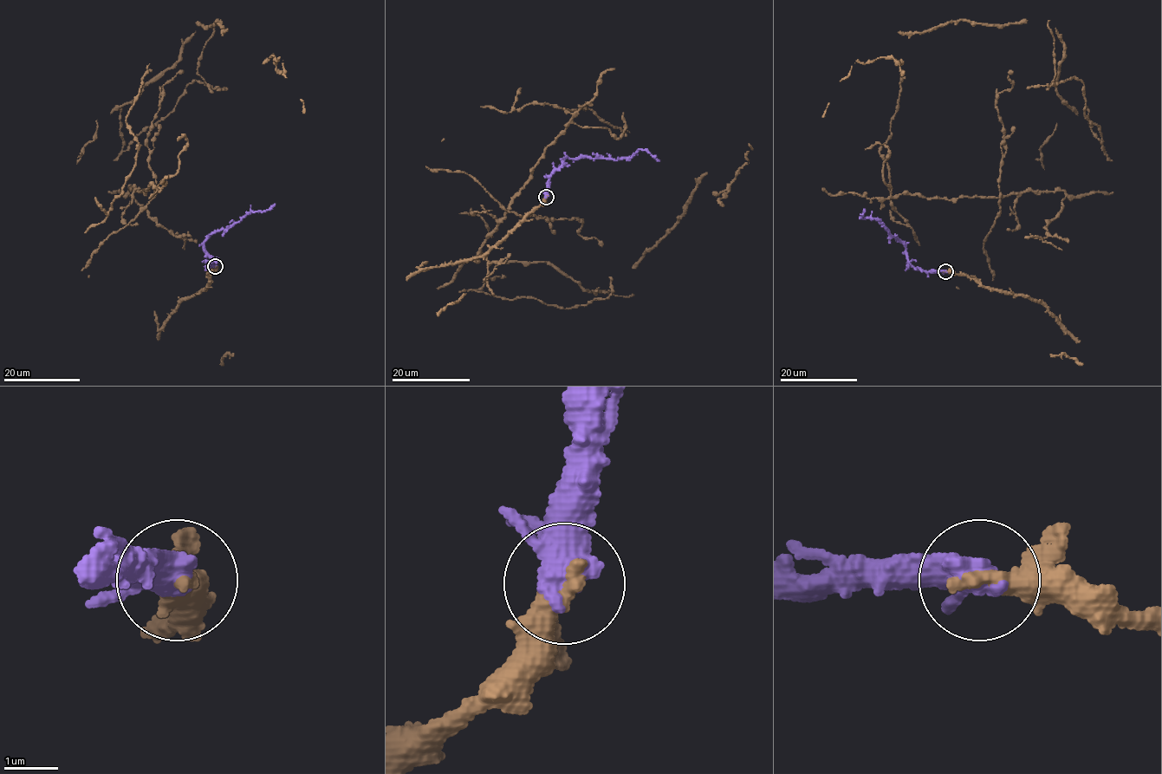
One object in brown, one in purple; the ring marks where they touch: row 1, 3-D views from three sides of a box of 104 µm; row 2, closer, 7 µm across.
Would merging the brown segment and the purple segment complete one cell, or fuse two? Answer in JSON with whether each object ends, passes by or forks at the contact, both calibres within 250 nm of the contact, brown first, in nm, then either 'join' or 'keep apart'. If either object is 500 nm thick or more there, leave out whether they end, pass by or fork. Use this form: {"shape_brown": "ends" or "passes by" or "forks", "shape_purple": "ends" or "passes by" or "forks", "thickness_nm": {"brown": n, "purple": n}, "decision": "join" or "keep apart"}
{"shape_brown": "ends", "shape_purple": "passes by", "thickness_nm": {"brown": 440, "purple": 440}, "decision": "join"}

